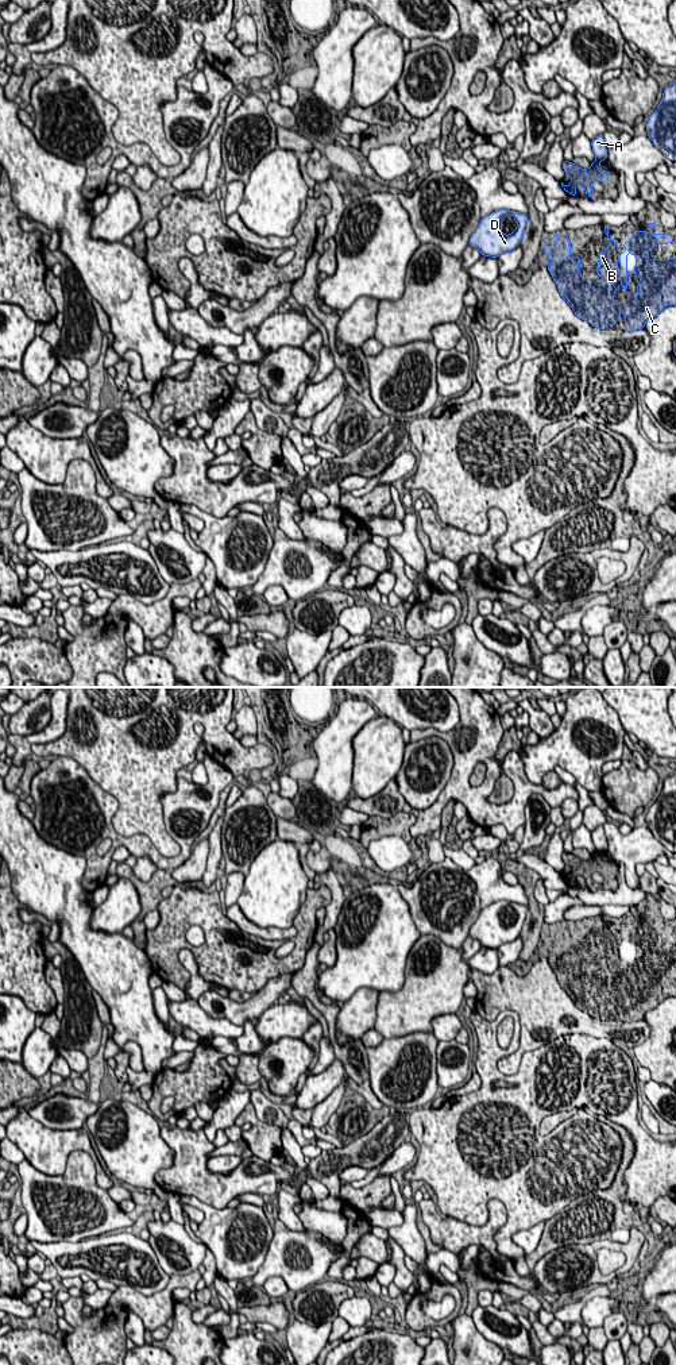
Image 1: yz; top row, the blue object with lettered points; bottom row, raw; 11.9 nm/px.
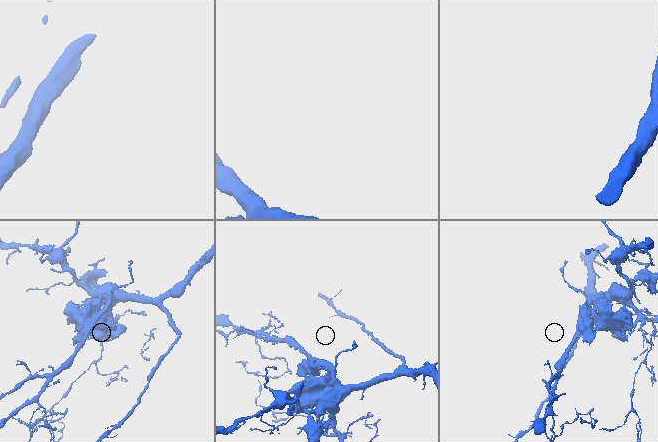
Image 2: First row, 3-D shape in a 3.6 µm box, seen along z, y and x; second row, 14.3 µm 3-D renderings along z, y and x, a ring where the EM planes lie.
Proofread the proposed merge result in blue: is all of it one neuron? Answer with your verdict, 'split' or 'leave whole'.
split

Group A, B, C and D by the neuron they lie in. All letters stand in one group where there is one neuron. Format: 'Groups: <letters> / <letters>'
Groups: A D / B C

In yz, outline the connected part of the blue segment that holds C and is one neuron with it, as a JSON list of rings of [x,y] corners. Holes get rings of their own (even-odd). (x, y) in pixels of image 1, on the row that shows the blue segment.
[[[604,228],[610,246],[606,246],[600,254],[600,263],[595,266],[596,274],[599,278],[583,278],[582,270],[579,271],[580,257],[573,257],[571,254],[571,242],[568,235],[553,234],[553,238],[545,235],[541,240],[541,250],[548,255],[548,270],[557,285],[560,296],[567,301],[572,308],[575,315],[588,321],[591,327],[606,329],[607,325],[614,325],[619,321],[621,312],[625,315],[625,332],[634,333],[636,329],[644,329],[645,323],[657,316],[665,306],[676,306],[676,258],[669,259],[649,259],[649,251],[657,244],[669,244],[673,242],[673,236],[669,231],[664,234],[649,234],[648,231],[637,231],[631,234],[629,242],[623,242],[625,251],[618,254],[618,262],[610,259],[610,252],[617,247],[617,242],[609,238],[609,228]],[[627,255],[636,257],[634,271],[627,271]],[[610,270],[614,270],[619,275],[621,284],[615,288],[610,279]],[[637,274],[640,282],[637,284],[637,297],[631,296],[631,290],[627,289],[627,277]],[[622,286],[627,292],[627,300],[625,302],[614,302],[614,293],[618,288]]]

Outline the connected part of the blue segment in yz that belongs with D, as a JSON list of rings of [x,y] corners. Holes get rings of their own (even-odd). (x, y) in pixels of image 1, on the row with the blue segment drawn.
[[[507,209],[495,211],[480,220],[468,244],[478,248],[483,257],[498,258],[502,252],[519,246],[526,223],[528,215],[525,213]],[[506,215],[513,216],[517,221],[517,227],[510,235],[503,234],[501,227]]]

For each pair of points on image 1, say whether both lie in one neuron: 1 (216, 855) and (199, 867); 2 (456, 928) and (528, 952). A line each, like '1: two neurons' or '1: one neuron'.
1: one neuron
2: two neurons

